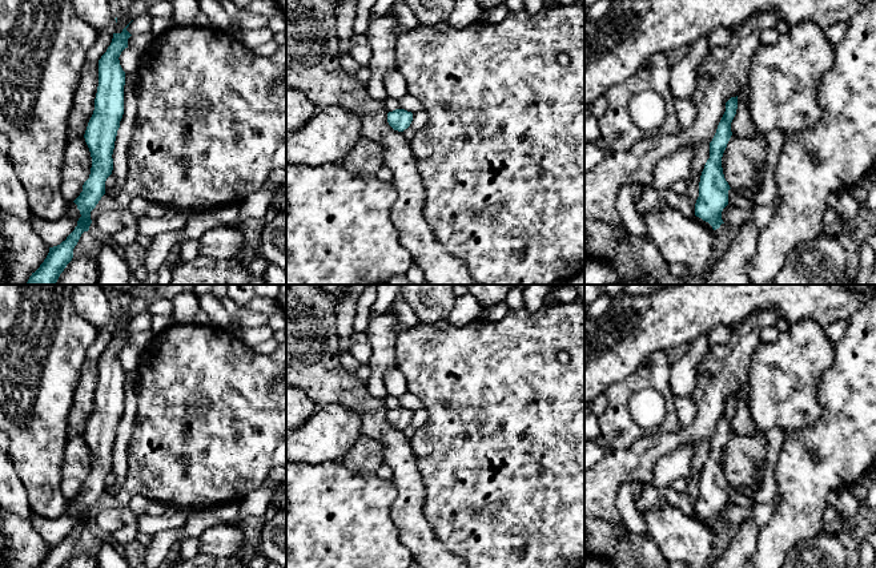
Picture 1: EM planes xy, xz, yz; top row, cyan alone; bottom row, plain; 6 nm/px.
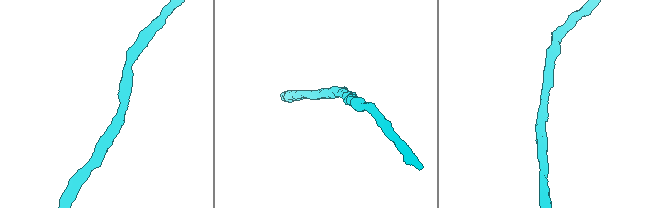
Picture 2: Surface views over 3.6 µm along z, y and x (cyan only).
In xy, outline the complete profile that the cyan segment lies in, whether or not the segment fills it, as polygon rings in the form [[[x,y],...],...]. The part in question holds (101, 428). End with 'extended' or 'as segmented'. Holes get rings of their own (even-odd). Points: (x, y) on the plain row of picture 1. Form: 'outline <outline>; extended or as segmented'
outline [[[126,326],[113,331],[107,350],[99,358],[99,384],[95,396],[95,408],[88,420],[84,436],[92,455],[89,476],[83,490],[73,499],[81,515],[75,528],[60,543],[49,545],[49,551],[37,568],[64,568],[73,556],[73,547],[81,532],[89,528],[91,509],[105,492],[105,479],[113,468],[113,447],[124,412],[125,370],[120,363],[120,353],[128,346],[132,334]]]; as segmented

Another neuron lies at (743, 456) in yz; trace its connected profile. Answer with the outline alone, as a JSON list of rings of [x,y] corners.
[[[731,434],[722,455],[722,466],[731,487],[751,487],[756,472],[766,468],[767,443],[764,435],[740,436]]]

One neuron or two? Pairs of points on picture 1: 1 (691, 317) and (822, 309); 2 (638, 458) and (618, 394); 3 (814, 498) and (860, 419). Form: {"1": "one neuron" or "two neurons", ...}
{"1": "one neuron", "2": "two neurons", "3": "one neuron"}

